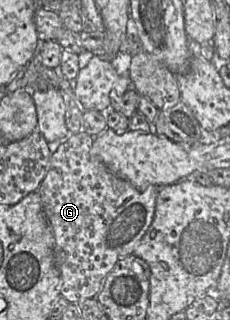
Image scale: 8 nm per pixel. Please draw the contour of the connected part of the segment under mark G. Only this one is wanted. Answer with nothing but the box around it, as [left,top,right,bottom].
[36,131,163,304]

